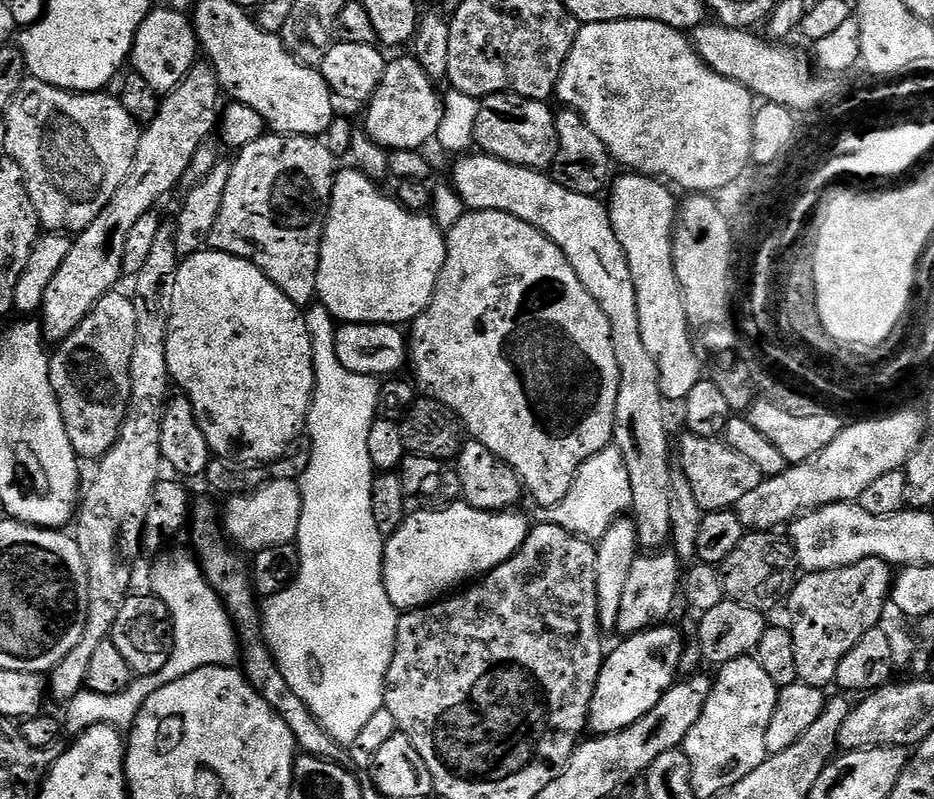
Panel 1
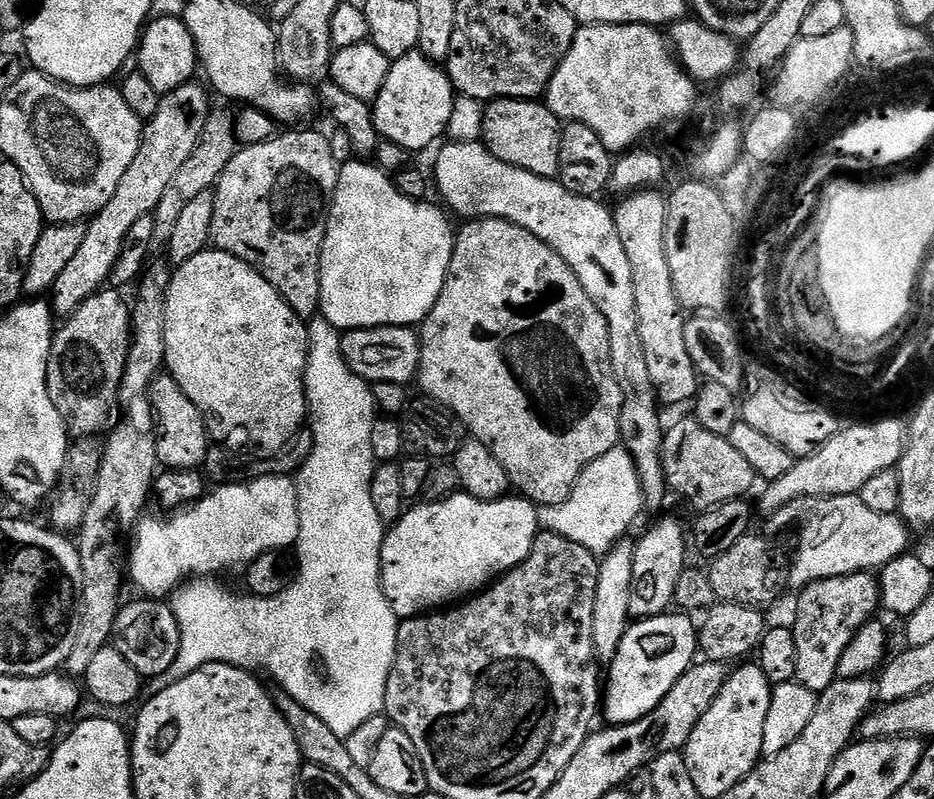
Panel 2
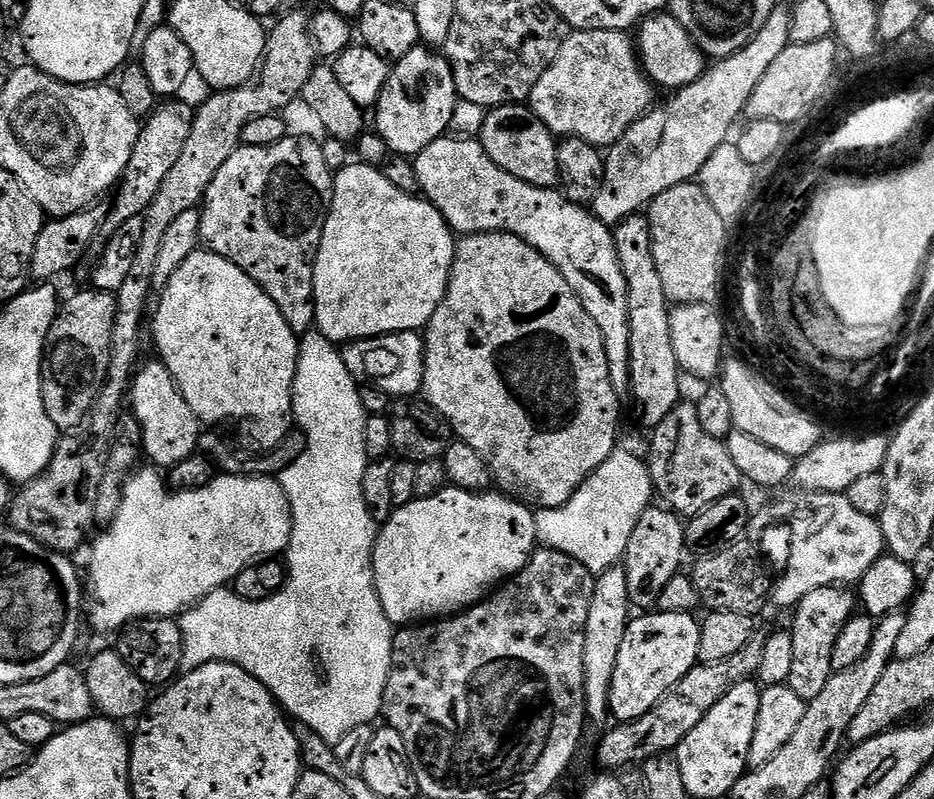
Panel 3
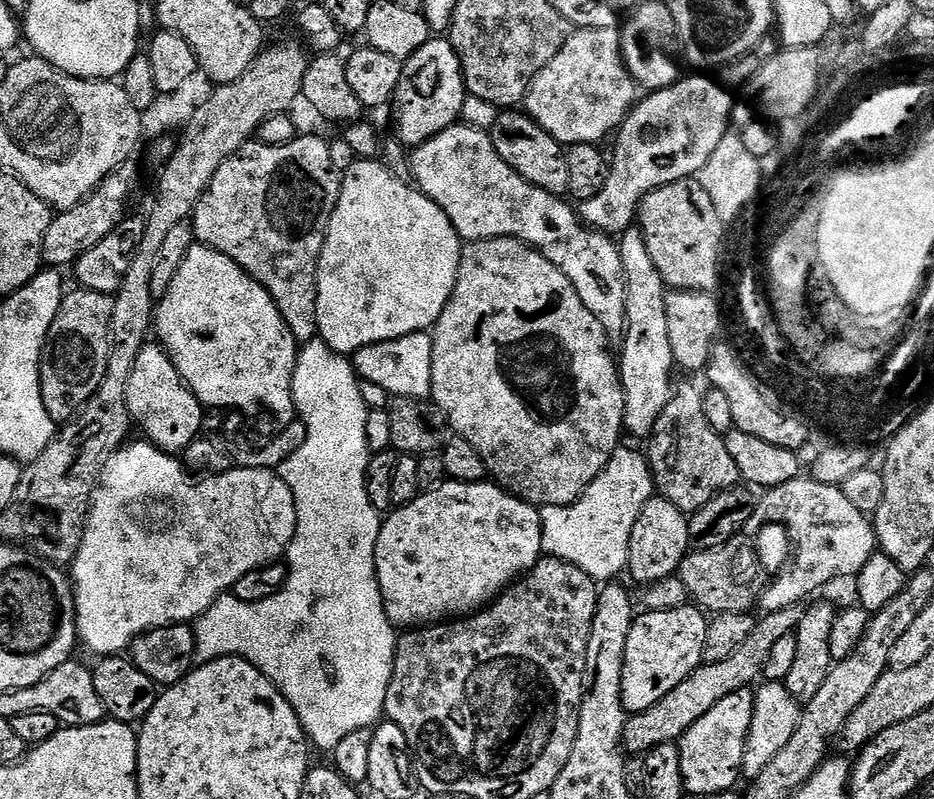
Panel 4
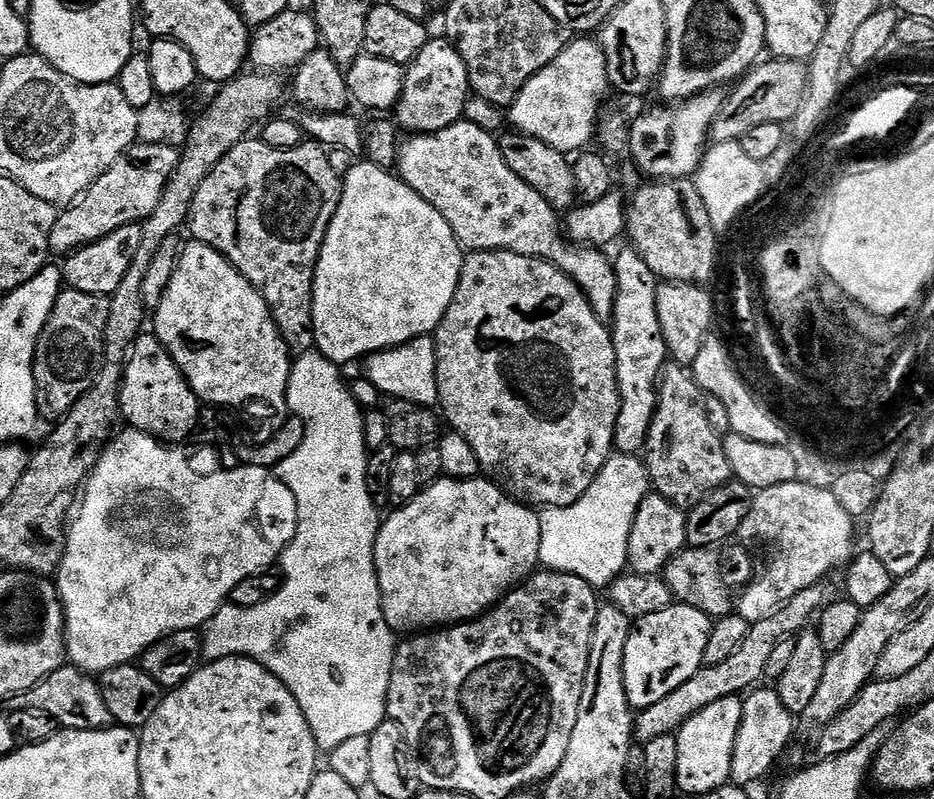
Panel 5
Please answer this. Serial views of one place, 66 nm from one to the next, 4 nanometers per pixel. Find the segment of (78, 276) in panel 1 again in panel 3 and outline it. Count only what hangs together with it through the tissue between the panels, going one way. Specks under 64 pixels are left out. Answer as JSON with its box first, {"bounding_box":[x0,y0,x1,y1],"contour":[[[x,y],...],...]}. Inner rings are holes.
{"bounding_box":[102,102,196,237],"contour":[[[176,102],[161,103],[141,127],[140,137],[134,146],[134,154],[130,154],[130,162],[115,189],[116,201],[111,201],[108,217],[104,220],[102,232],[105,237],[114,235],[121,226],[130,222],[130,218],[138,218],[148,211],[150,202],[154,202],[154,194],[162,190],[162,182],[165,181],[166,174],[170,174],[170,169],[177,164],[178,157],[182,155],[186,140],[190,138],[196,113],[193,105],[172,103]]]}

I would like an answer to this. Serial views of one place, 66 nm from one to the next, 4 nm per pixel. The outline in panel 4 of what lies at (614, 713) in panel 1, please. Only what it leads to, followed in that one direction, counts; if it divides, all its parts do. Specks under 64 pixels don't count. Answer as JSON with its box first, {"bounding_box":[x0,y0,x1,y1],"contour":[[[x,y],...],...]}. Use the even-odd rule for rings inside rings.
{"bounding_box":[622,606,709,713],"contour":[[[695,606],[665,612],[645,611],[632,621],[630,638],[626,638],[626,654],[622,666],[622,702],[625,713],[641,712],[658,698],[666,698],[678,682],[682,682],[704,659],[709,617]]]}

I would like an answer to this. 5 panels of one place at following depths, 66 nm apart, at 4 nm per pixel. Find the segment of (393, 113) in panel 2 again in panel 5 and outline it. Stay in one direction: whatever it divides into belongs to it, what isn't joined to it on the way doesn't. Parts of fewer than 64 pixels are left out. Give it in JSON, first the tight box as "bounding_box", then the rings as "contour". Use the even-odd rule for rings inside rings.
{"bounding_box":[394,38,470,134],"contour":[[[447,38],[439,39],[429,39],[427,46],[413,58],[411,64],[407,65],[404,73],[402,98],[396,103],[394,120],[405,133],[419,134],[422,132],[437,132],[443,128],[448,128],[451,124],[461,123],[464,115],[464,107],[470,98],[466,62],[462,62],[458,50]]]}

